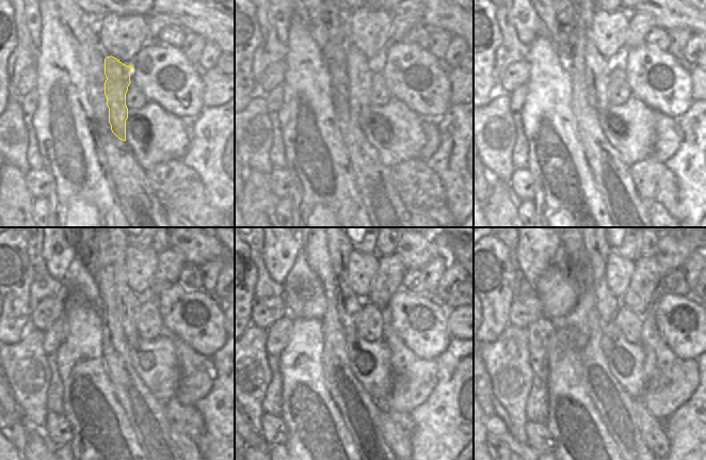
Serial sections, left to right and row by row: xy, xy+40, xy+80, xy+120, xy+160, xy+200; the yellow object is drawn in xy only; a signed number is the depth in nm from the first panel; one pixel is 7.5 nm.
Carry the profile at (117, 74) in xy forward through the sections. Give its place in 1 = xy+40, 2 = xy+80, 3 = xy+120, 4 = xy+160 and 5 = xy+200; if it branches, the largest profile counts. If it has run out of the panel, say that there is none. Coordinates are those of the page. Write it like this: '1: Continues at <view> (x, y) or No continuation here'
1: Continues at xy+40 (359, 69)
2: Continues at xy+80 (597, 68)
3: Continues at xy+120 (121, 303)
4: Continues at xy+160 (365, 304)
5: Continues at xy+200 (597, 249)

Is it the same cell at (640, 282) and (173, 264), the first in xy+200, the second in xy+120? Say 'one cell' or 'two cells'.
one cell

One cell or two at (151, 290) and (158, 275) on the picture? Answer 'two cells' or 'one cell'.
one cell

